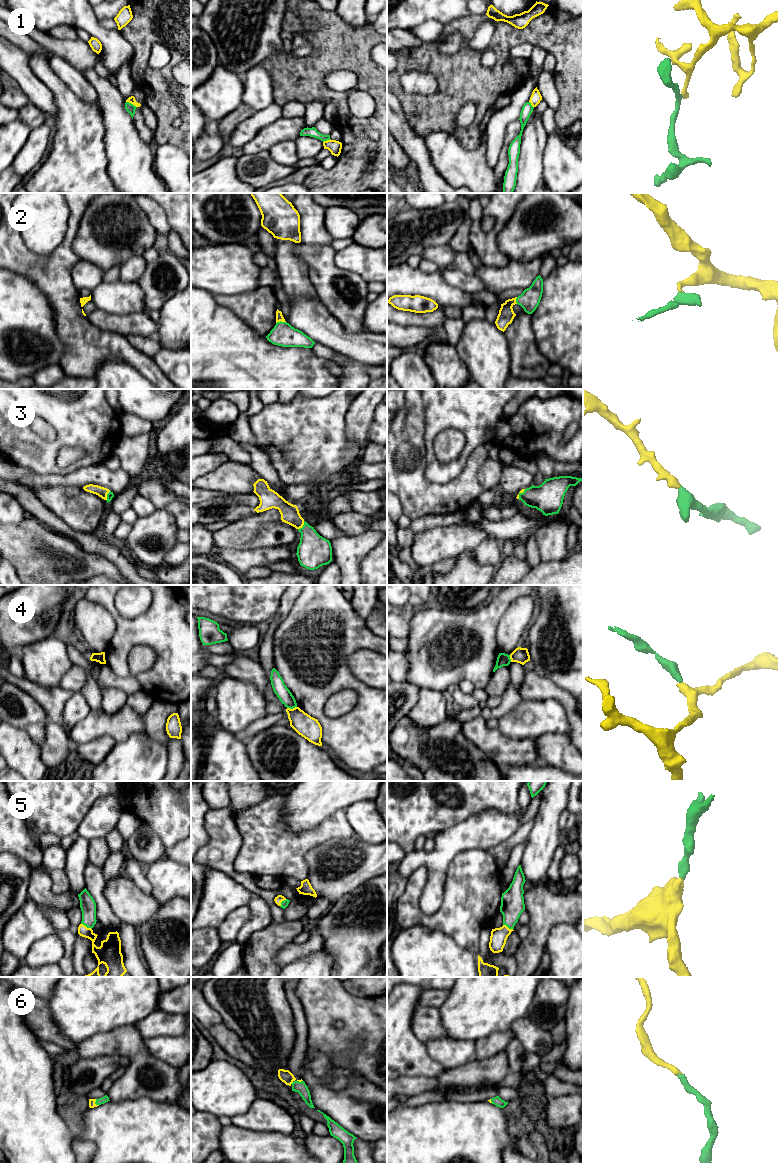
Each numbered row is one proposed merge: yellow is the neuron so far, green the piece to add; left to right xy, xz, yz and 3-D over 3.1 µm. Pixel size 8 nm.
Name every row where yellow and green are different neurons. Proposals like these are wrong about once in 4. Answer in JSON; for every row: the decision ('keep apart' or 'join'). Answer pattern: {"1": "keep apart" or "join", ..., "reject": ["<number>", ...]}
{"1": "keep apart", "2": "join", "3": "join", "4": "keep apart", "5": "join", "6": "join", "reject": ["1", "4"]}

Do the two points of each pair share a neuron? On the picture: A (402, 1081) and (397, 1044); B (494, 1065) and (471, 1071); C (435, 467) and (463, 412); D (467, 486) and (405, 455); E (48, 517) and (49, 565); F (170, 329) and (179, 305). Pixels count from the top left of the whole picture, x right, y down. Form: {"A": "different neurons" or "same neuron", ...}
{"A": "different neurons", "B": "same neuron", "C": "same neuron", "D": "same neuron", "E": "different neurons", "F": "same neuron"}

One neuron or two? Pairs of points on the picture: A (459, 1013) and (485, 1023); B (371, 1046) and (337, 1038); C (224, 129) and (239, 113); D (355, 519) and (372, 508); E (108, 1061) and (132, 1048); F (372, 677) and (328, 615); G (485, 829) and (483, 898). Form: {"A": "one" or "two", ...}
{"A": "one", "B": "one", "C": "one", "D": "two", "E": "two", "F": "two", "G": "two"}

